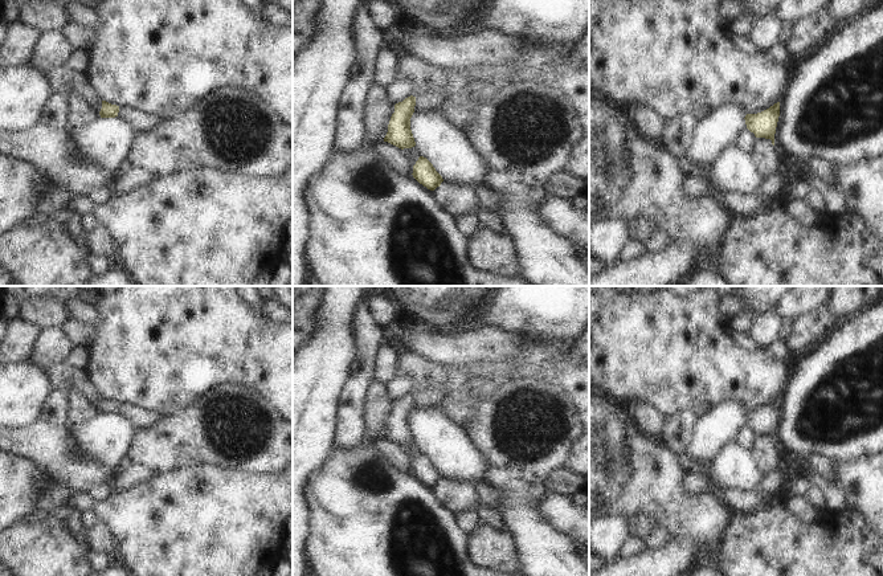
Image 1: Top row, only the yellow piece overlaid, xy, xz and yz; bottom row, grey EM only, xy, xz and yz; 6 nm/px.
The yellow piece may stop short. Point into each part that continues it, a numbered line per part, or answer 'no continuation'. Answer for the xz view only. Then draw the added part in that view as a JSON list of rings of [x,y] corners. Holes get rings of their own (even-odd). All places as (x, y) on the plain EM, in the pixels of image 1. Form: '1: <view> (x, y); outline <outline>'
1: xz (425, 399); outline [[[422,391],[416,393],[414,408],[428,409],[430,407],[437,407],[442,397],[441,391]]]

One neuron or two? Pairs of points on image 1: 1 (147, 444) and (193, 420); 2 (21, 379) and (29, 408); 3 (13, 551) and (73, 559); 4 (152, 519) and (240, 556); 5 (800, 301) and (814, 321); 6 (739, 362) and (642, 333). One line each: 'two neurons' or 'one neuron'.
1: one neuron
2: one neuron
3: one neuron
4: one neuron
5: two neurons
6: one neuron

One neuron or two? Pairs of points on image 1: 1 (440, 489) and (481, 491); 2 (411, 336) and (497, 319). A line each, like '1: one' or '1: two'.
1: one
2: two

